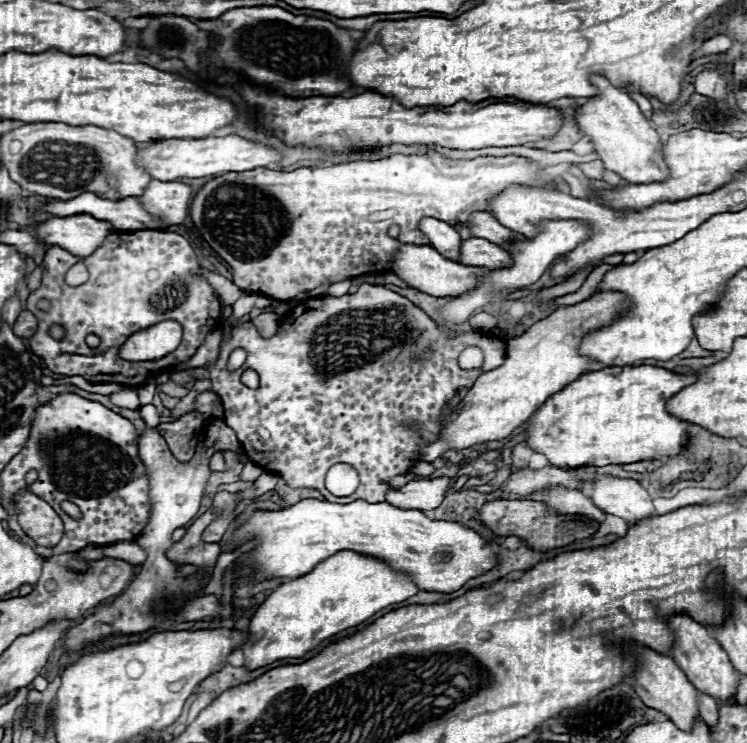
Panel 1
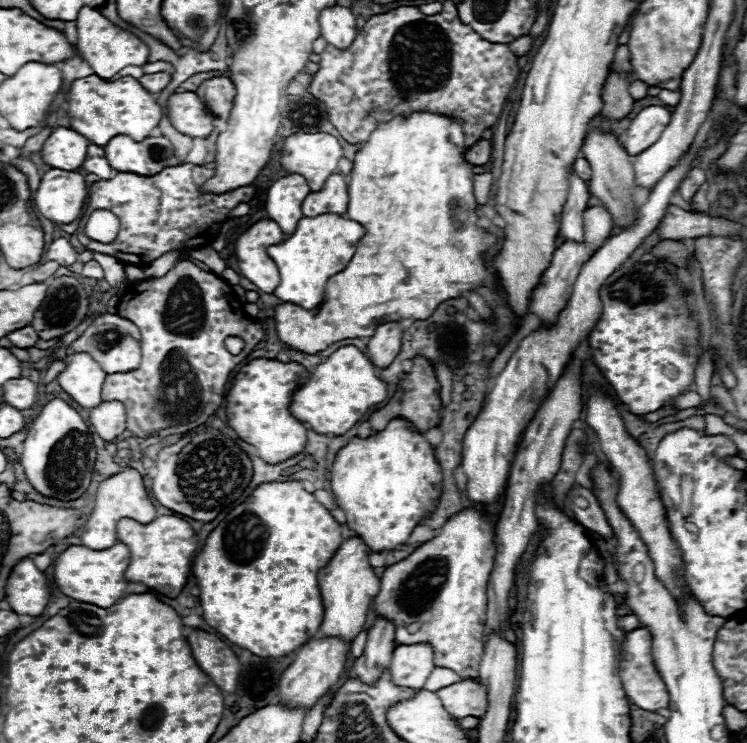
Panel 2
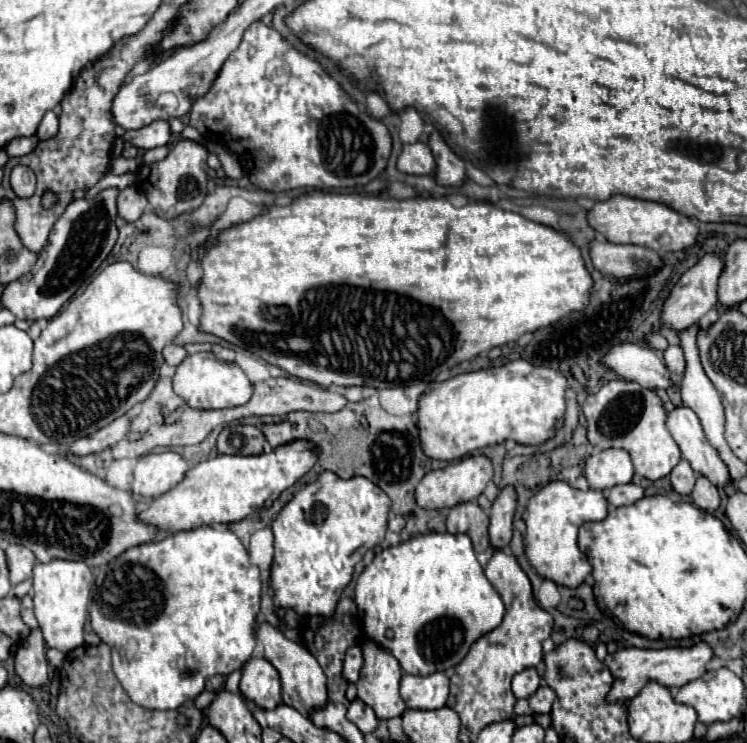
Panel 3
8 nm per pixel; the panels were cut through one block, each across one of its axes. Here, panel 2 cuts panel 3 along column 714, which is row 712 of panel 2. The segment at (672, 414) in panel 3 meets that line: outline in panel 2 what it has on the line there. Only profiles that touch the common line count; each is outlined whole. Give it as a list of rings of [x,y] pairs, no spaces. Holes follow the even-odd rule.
[[[462,678],[460,682],[438,690],[444,708],[454,718],[466,718],[476,716],[480,718],[488,708],[488,694],[486,686],[480,682],[474,682],[472,678]]]

